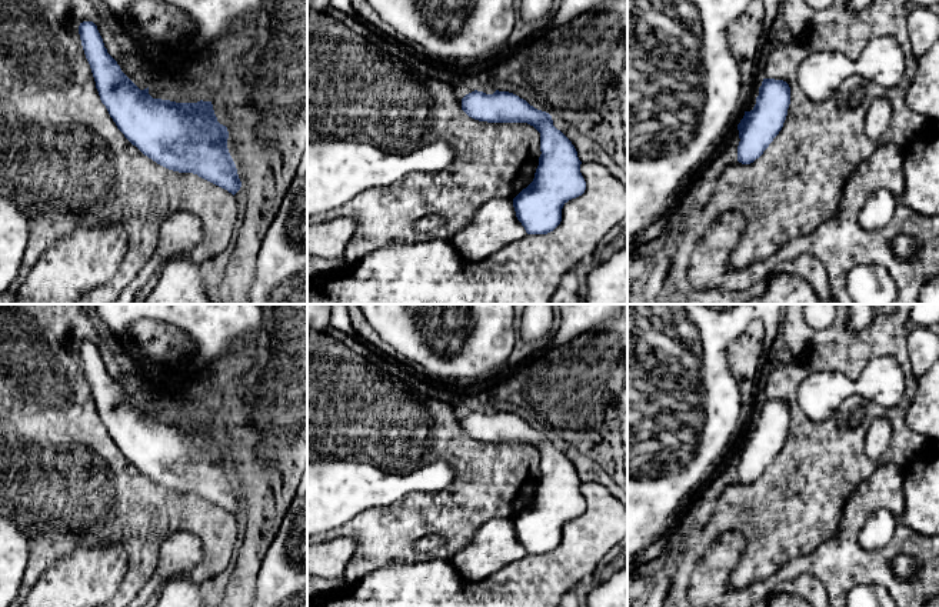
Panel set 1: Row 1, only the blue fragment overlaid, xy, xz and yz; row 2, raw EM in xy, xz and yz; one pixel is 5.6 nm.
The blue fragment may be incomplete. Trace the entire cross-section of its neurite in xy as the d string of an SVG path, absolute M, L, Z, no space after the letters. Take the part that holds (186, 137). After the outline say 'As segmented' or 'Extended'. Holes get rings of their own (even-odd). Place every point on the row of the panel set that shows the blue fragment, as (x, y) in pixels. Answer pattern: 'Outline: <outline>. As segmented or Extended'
Outline: M83 21L79 34L101 103L124 137L157 164L179 173L193 173L233 196L242 181L227 149L227 127L217 121L212 101L176 103L153 99L149 87L140 90L107 53L93 21Z. As segmented

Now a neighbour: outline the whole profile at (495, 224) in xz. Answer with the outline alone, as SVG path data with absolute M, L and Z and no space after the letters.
M496 199L483 204L450 243L463 259L479 261L526 236L516 217L513 200Z

